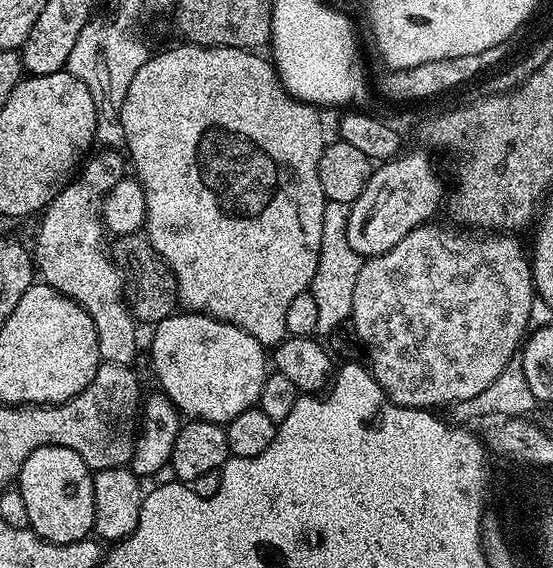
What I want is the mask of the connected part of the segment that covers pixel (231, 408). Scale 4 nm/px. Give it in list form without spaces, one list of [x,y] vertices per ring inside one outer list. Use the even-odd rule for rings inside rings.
[[[180,310],[155,325],[153,332],[156,333],[152,336],[152,368],[157,382],[164,387],[163,395],[171,400],[177,412],[193,420],[209,420],[224,426],[259,401],[266,375],[266,348],[246,334],[246,330],[202,312]]]

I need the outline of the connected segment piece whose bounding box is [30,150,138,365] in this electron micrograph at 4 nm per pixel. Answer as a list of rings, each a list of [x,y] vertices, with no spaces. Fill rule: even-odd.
[[[116,150],[96,151],[83,161],[74,179],[43,209],[36,245],[31,245],[30,251],[39,279],[78,302],[90,314],[94,330],[98,330],[101,361],[131,365],[136,356],[138,324],[126,299],[124,273],[116,267],[106,244],[104,248],[106,229],[101,216],[108,191],[125,179],[126,160]]]

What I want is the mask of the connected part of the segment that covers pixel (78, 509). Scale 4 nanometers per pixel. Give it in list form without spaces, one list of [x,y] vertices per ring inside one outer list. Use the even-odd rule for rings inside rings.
[[[42,446],[22,462],[18,491],[26,502],[28,527],[46,542],[69,544],[89,539],[94,532],[93,473],[74,454],[62,446]]]

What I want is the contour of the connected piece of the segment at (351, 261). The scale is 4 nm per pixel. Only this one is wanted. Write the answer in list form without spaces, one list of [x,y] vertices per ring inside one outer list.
[[[327,201],[322,214],[322,246],[318,254],[318,270],[312,279],[311,294],[318,306],[318,326],[316,332],[330,334],[335,328],[347,325],[352,319],[354,306],[354,286],[358,283],[358,270],[362,257],[350,250],[346,238],[348,208],[343,204]]]

